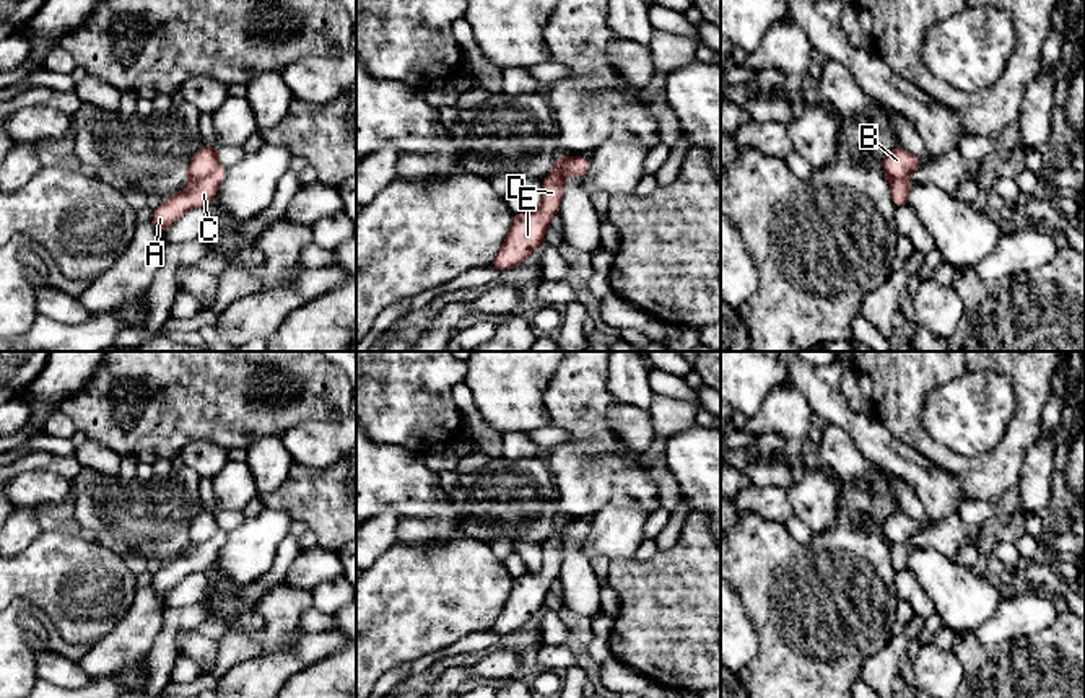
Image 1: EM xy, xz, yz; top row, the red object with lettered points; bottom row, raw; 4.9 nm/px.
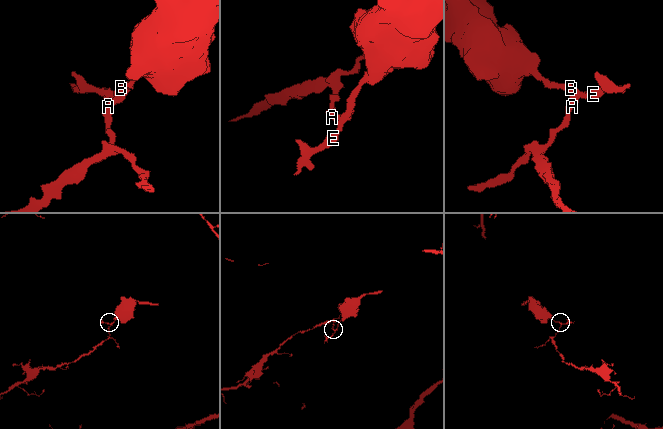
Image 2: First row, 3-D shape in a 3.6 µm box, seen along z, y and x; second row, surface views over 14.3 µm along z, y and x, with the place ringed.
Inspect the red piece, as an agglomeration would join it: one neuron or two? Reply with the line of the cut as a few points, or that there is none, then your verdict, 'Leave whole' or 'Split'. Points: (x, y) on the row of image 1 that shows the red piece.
Split along xy (218, 165), (207, 174), (191, 181). Split

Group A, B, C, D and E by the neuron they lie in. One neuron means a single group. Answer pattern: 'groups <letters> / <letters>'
groups A C / B D E

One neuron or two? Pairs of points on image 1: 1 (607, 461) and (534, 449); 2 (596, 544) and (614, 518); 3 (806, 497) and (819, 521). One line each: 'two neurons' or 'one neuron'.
1: two neurons
2: one neuron
3: one neuron

